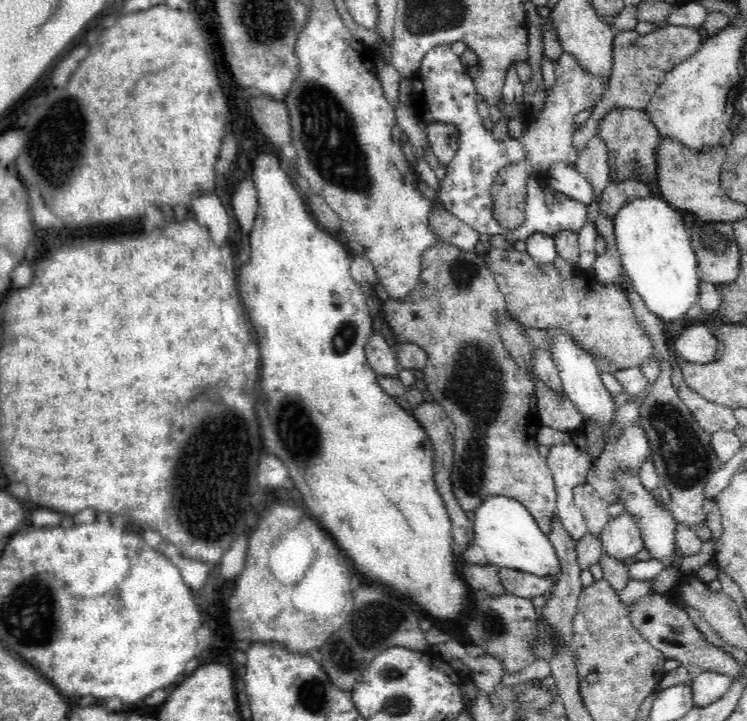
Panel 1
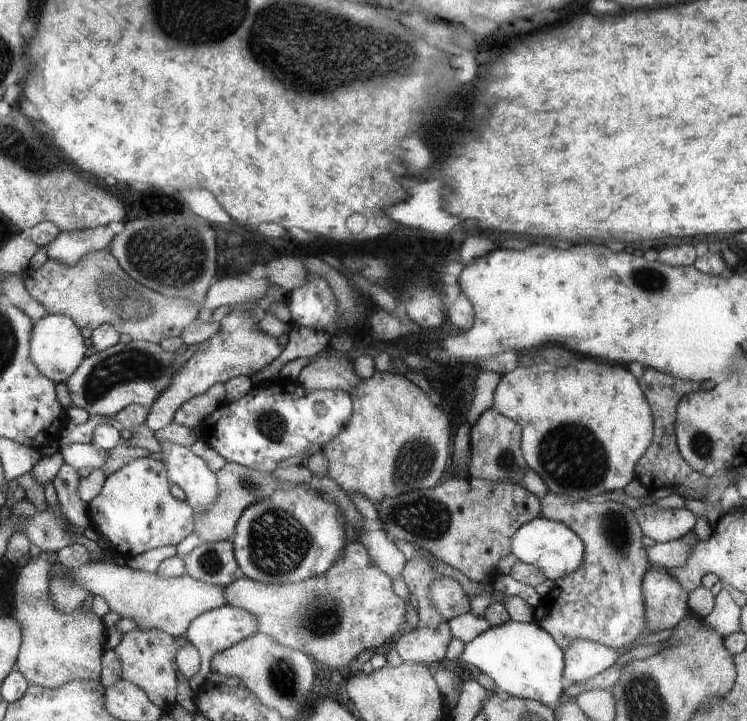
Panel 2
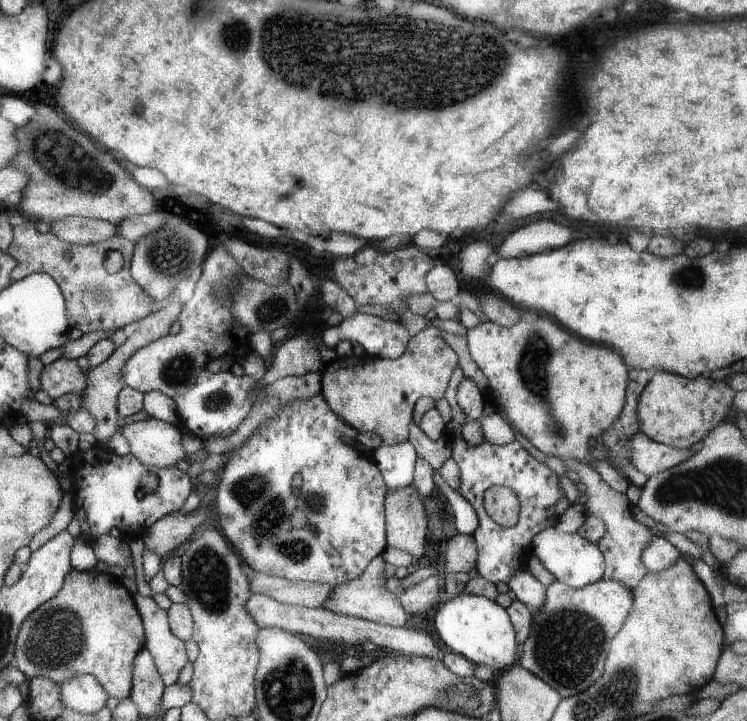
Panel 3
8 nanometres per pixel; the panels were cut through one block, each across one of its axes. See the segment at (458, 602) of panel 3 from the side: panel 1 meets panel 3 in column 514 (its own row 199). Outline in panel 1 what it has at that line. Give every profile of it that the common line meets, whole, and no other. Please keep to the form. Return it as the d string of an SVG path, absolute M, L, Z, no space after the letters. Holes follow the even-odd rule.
M658 192L650 196L634 196L614 218L614 234L618 252L634 292L642 298L644 306L664 320L664 324L682 324L688 318L688 312L700 300L700 266L696 252L686 232L684 220Z

